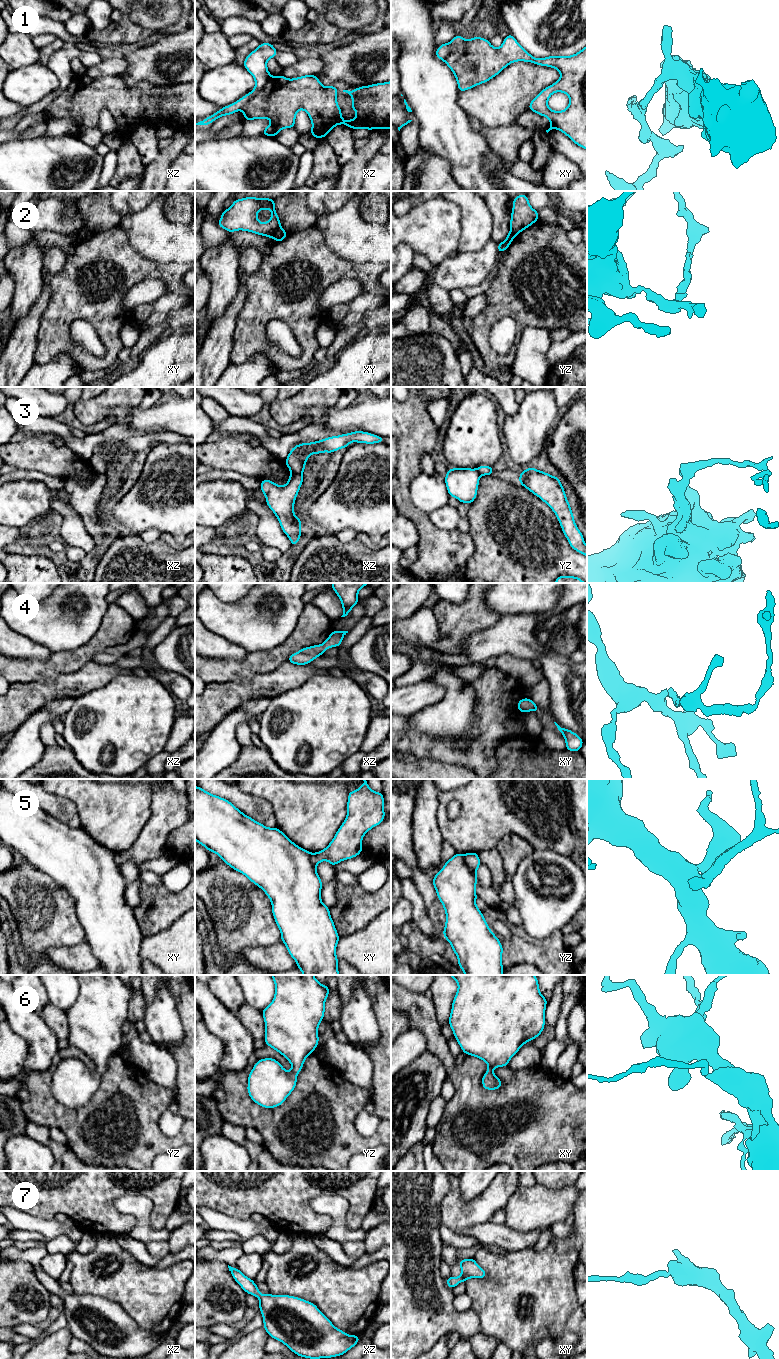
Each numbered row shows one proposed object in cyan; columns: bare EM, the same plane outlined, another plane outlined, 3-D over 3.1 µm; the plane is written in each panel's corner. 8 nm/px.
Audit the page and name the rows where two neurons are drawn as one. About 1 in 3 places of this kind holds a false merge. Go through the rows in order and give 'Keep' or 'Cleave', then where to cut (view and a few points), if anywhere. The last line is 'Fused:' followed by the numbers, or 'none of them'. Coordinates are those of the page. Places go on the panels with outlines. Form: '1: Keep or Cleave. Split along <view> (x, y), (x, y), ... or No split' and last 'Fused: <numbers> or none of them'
1: Cleave. Split along xz (270, 75), (267, 82), (240, 109)
2: Cleave. Split along xy (280, 227), (272, 237)
3: Cleave. Split along xz (291, 471), (301, 474)
4: Keep. No split
5: Cleave. Split along yz (465, 854), (467, 864), (475, 871)
6: Keep. No split
7: Keep. No split
Fused: 1, 2, 3, 5

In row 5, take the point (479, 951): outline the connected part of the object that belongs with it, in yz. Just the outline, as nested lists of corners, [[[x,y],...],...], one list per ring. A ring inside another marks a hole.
[[[461,853],[445,861],[444,867],[433,877],[433,886],[446,914],[442,934],[452,946],[465,975],[503,975],[502,944],[475,903],[477,881],[476,871],[467,864],[466,854]]]

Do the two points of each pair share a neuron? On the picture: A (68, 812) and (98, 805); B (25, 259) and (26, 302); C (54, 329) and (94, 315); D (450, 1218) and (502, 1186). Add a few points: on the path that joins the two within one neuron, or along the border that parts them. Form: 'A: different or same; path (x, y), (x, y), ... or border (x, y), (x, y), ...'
A: different; border (58, 795), (68, 798), (75, 805), (81, 826)
B: same; path (26, 270), (26, 291)
C: same; path (64, 319), (70, 313), (84, 313)
D: same; path (463, 1216), (476, 1212), (489, 1199)

